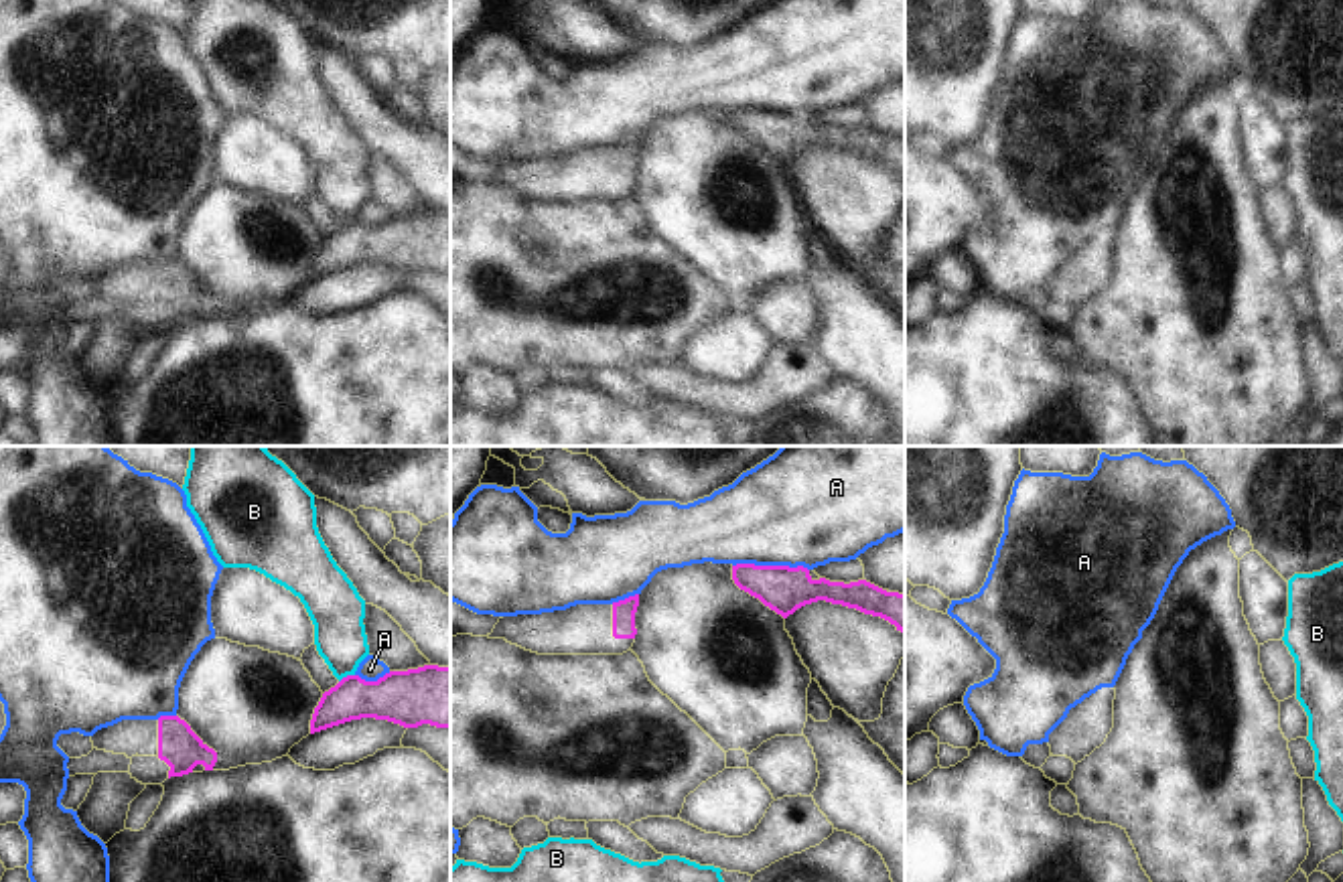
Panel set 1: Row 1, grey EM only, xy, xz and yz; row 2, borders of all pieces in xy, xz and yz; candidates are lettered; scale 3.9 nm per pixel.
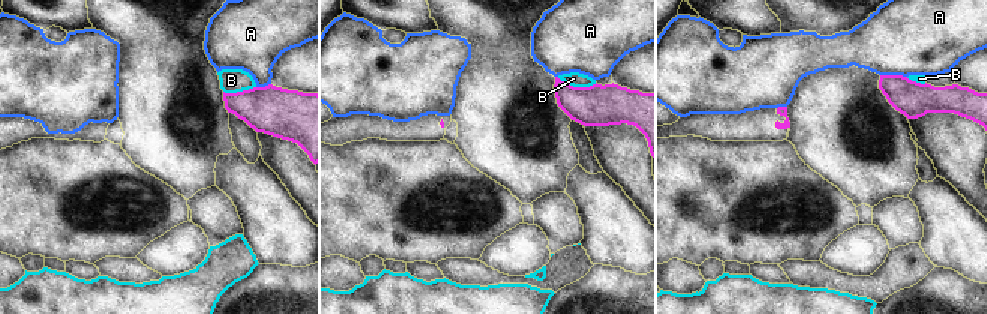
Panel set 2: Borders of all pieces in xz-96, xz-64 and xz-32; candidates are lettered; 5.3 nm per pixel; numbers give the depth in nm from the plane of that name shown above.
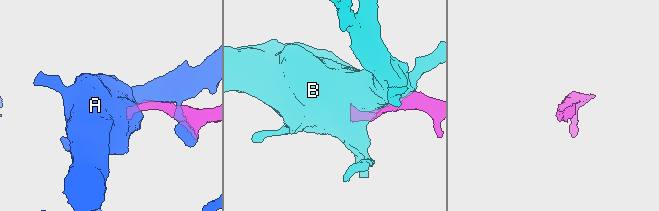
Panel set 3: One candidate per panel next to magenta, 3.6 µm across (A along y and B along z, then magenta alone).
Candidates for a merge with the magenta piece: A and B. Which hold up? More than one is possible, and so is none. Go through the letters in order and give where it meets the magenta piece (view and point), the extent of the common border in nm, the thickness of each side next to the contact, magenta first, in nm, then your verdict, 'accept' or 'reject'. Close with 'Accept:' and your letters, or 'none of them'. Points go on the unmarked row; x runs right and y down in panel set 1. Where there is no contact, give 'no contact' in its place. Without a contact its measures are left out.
A: contact xz (771, 112); length 300 nm; calibres 180 and 440 nm; reject
B: contact xy (347, 222); length 70 nm; calibres 220 and 200 nm; reject
Accept: none of them

